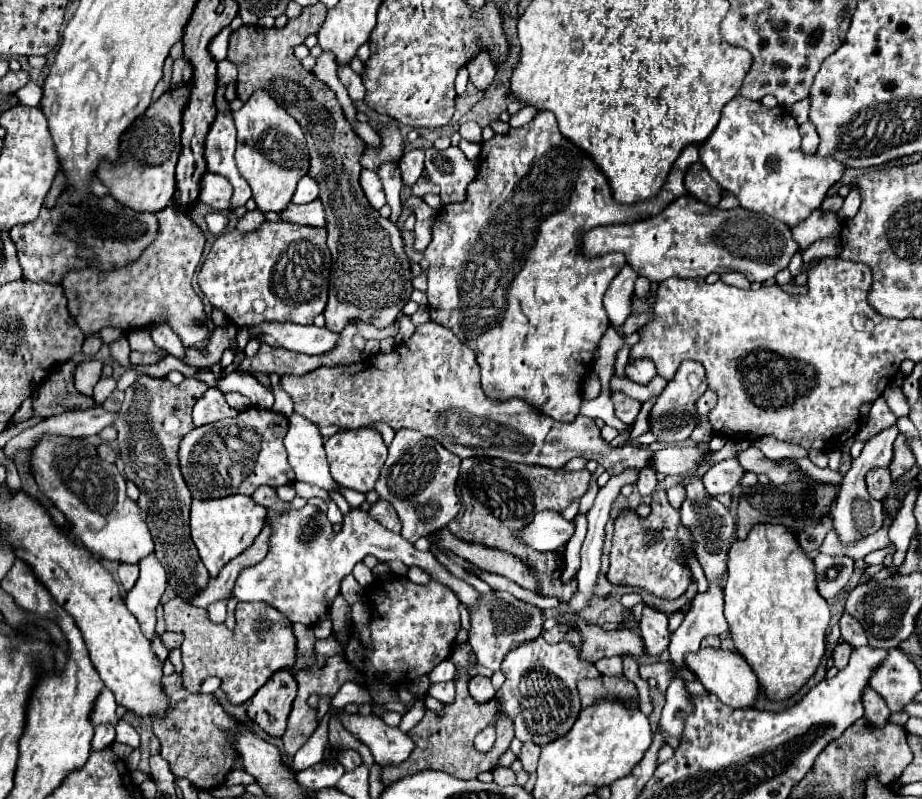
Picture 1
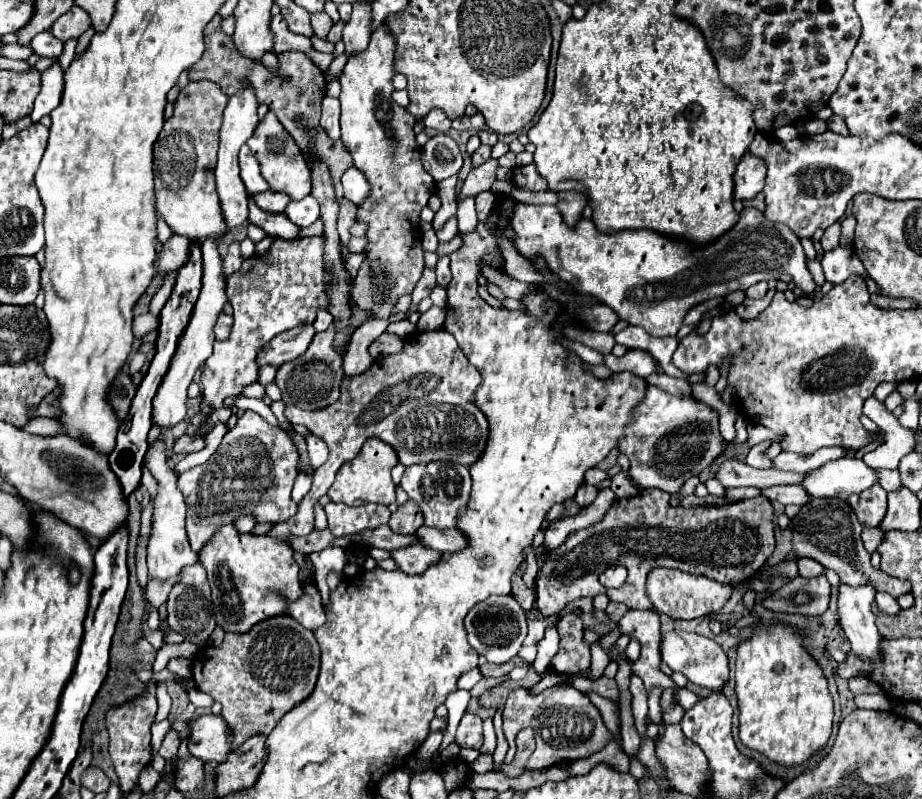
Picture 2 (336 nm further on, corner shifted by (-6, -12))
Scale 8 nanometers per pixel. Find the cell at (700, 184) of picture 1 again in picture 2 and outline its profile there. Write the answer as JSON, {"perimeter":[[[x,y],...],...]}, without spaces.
{"perimeter":[[[745,154],[737,166],[735,172],[735,198],[737,200],[749,200],[755,198],[763,186],[765,186],[765,162],[761,158],[753,158],[751,154]]]}

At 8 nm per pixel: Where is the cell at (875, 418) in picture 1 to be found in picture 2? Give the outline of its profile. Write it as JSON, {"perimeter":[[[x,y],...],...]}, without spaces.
{"perimeter":[[[877,470],[879,472],[879,484],[887,490],[887,492],[895,492],[901,488],[901,478],[897,470]]]}

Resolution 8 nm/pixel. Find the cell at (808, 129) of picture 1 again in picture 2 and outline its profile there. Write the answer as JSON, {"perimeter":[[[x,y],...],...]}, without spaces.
{"perimeter":[[[833,114],[827,124],[829,124],[829,130],[831,130],[831,132],[837,132],[837,134],[841,134],[841,136],[847,136],[847,134],[849,134],[849,130],[847,130],[847,126],[845,126],[845,120],[843,120],[841,116],[837,116],[837,114]]]}

